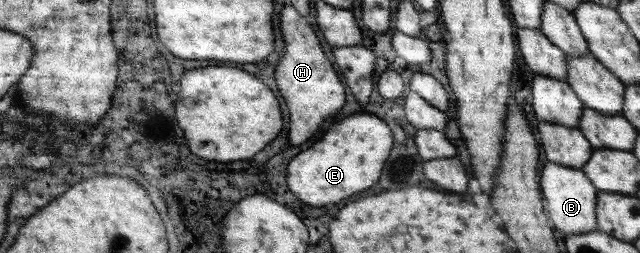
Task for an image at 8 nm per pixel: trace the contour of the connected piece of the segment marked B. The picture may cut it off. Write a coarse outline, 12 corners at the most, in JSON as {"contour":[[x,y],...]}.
{"contour":[[547,162],[541,189],[561,235],[597,230],[597,189],[584,172]]}

